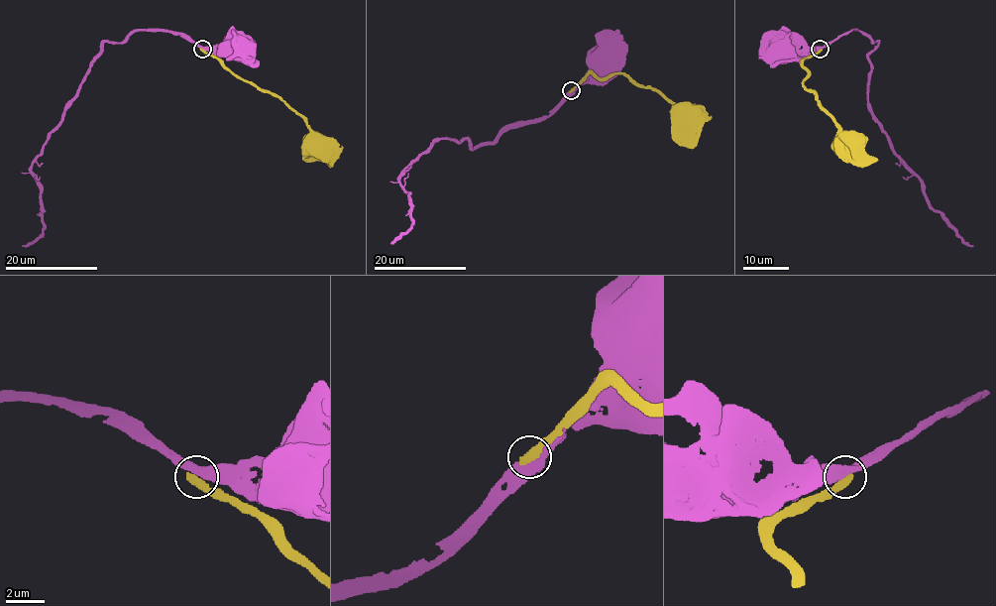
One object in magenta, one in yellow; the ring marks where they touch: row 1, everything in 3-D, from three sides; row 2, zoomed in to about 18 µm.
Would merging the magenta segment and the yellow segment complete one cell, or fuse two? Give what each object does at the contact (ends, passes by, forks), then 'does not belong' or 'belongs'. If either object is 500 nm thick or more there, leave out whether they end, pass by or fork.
does not belong

